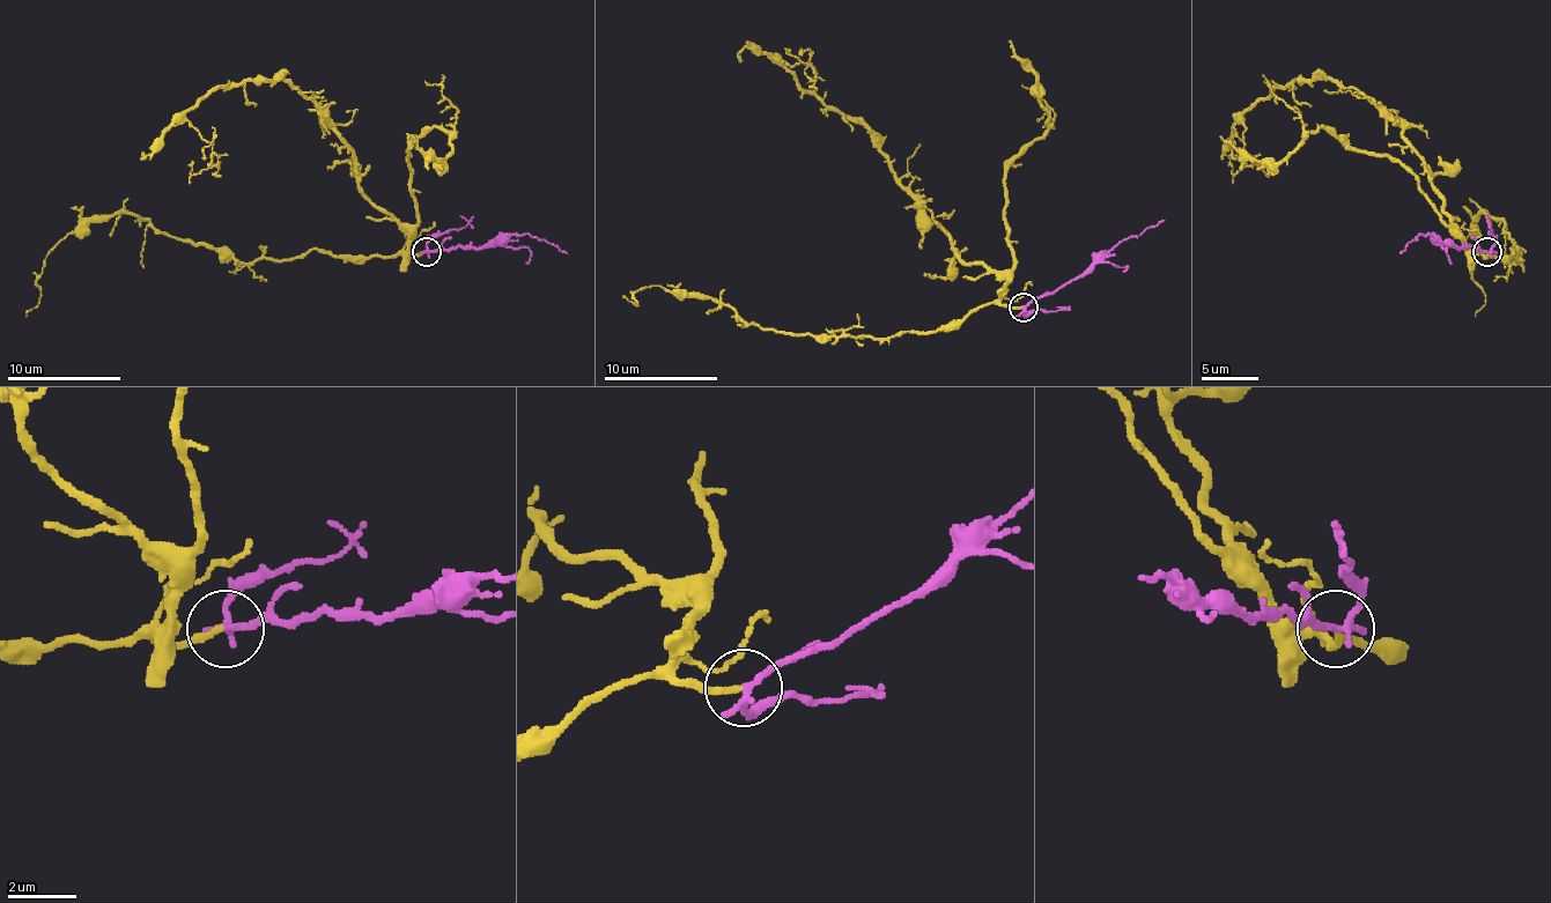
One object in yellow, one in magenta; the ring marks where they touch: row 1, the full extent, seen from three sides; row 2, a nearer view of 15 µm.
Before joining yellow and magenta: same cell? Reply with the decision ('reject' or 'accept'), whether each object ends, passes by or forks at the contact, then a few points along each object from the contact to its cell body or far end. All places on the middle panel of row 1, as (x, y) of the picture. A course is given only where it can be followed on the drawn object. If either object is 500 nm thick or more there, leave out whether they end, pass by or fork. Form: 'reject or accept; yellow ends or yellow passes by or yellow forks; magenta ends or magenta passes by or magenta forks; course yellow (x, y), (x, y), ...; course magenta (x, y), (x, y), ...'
accept; yellow ends; magenta passes by; course yellow (1024, 306), (1001, 303), (1006, 283), (958, 254), (861, 124), (810, 95), (781, 64), (810, 64), (789, 49); course magenta (1024, 306), (1084, 278), (1123, 241), (1164, 221)

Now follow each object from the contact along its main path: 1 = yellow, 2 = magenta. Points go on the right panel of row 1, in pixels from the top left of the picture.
1: (1486, 252), (1444, 213), (1403, 130), (1329, 79), (1275, 87), (1243, 116), (1246, 164), (1234, 172), (1228, 161)
2: (1486, 252), (1420, 232), (1401, 252)

